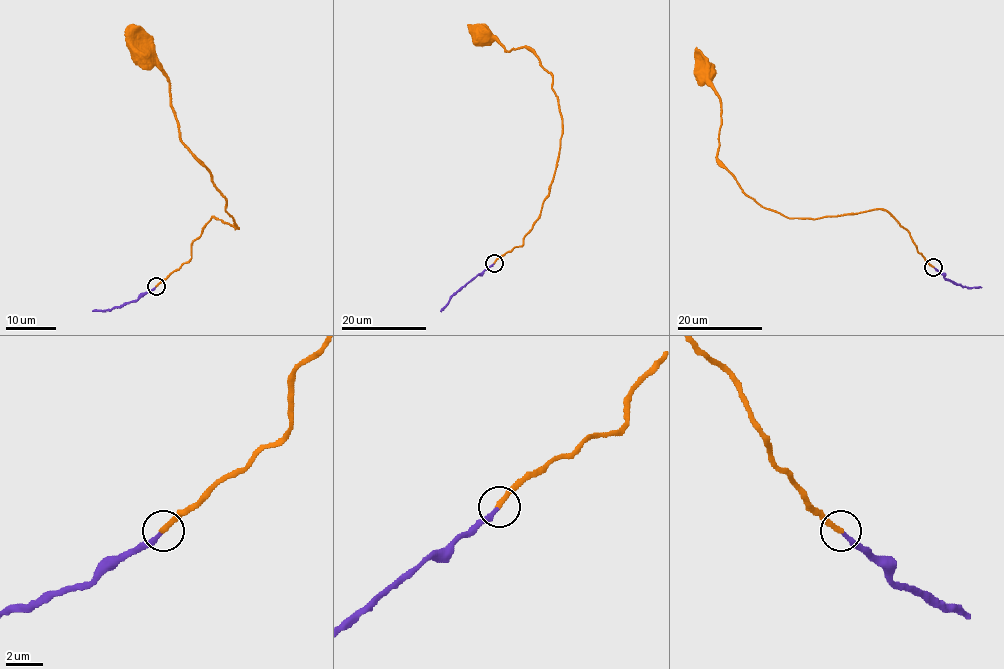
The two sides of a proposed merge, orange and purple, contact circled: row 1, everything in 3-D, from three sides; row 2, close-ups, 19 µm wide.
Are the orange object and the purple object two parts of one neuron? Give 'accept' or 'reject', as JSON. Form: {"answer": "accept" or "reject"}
{"answer": "accept"}

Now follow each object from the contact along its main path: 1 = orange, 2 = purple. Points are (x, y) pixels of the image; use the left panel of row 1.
1: (156, 285), (191, 256), (191, 244), (213, 217), (238, 227), (212, 173), (180, 140), (170, 84), (145, 55)
2: (156, 285), (121, 306), (92, 311)

